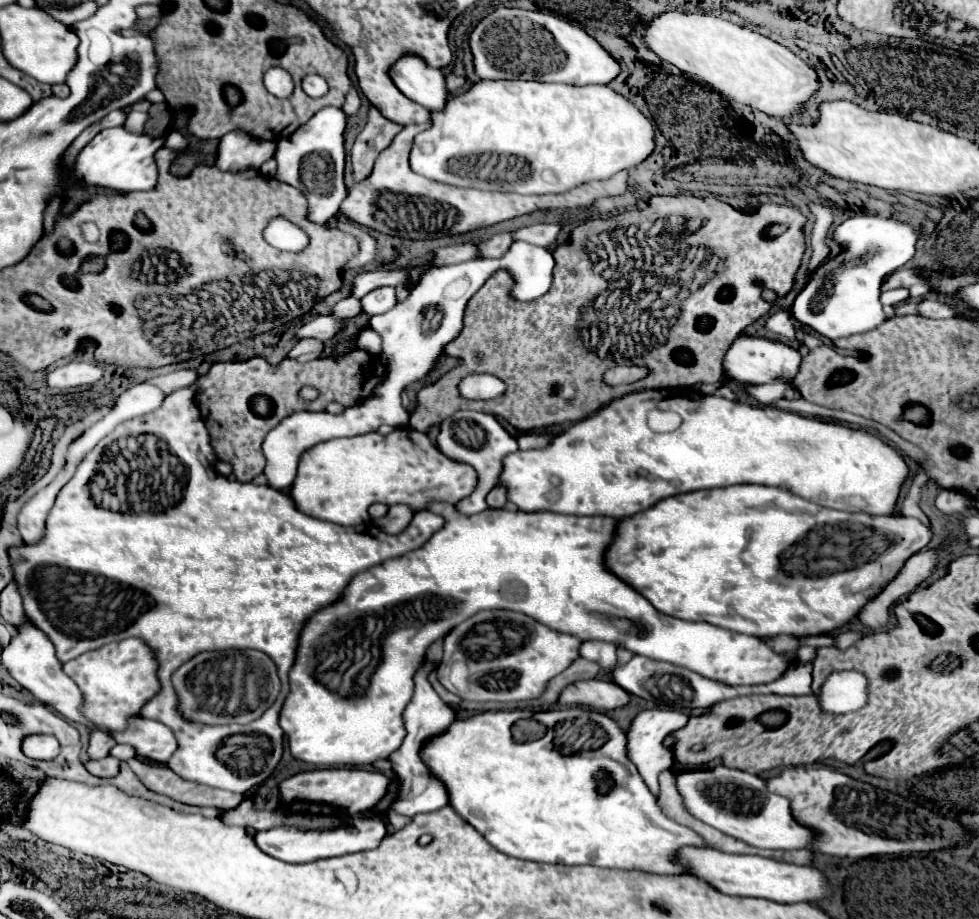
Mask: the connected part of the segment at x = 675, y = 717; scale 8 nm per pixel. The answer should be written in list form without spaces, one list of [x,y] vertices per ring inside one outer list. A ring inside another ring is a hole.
[[[655,707],[655,709],[648,709],[648,711],[638,713],[636,719],[632,721],[630,731],[626,733],[626,735],[628,735],[628,757],[630,757],[630,761],[636,763],[640,775],[644,777],[646,785],[650,787],[650,791],[652,791],[654,795],[660,793],[660,785],[658,785],[658,775],[660,775],[660,771],[670,769],[672,763],[674,763],[672,751],[664,747],[664,739],[666,739],[672,731],[684,727],[686,721],[688,721],[688,717],[686,717],[684,713],[680,713],[680,711],[672,711],[672,709],[668,709],[668,707]]]

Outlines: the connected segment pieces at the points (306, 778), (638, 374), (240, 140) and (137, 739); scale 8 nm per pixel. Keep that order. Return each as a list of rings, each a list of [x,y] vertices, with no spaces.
[[[314,769],[302,771],[282,781],[282,803],[296,803],[296,801],[310,801],[310,803],[326,803],[340,807],[354,813],[364,813],[372,809],[386,793],[388,777],[380,771],[366,771],[366,769]]]
[[[614,367],[610,371],[606,371],[604,375],[604,381],[608,385],[622,385],[622,383],[634,383],[638,379],[642,379],[646,375],[646,369],[644,367]]]
[[[236,129],[220,137],[214,165],[220,171],[260,169],[260,165],[266,163],[274,151],[276,141],[264,141],[242,129]]]
[[[140,715],[128,719],[128,727],[124,731],[112,733],[110,737],[114,737],[116,743],[132,745],[138,755],[162,765],[166,765],[172,753],[178,749],[176,737],[170,727]]]

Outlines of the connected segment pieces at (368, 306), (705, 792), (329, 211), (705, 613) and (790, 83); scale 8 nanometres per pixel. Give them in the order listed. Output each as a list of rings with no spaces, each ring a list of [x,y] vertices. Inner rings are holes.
[[[378,287],[368,295],[364,295],[360,301],[362,301],[362,313],[372,317],[392,309],[396,305],[396,293],[394,287]]]
[[[718,765],[714,769],[698,769],[698,771],[684,771],[678,775],[678,793],[682,795],[684,801],[684,809],[700,819],[706,825],[712,825],[716,829],[720,829],[722,833],[740,839],[748,845],[754,847],[762,847],[762,849],[810,849],[808,843],[812,841],[812,831],[800,823],[796,823],[796,819],[792,817],[792,809],[790,809],[790,801],[782,795],[770,793],[766,789],[766,781],[758,775],[752,775],[748,771],[740,771],[740,769],[730,769],[726,765]]]
[[[324,107],[320,109],[308,123],[296,129],[288,139],[280,139],[276,159],[276,179],[304,189],[308,211],[306,219],[316,225],[326,225],[338,211],[342,199],[346,197],[344,185],[344,163],[346,163],[346,149],[344,149],[344,129],[346,129],[346,113],[338,107]]]
[[[732,485],[732,487],[724,487],[724,489],[702,489],[702,491],[690,491],[690,493],[680,493],[680,495],[674,495],[674,497],[666,497],[666,499],[662,499],[662,501],[658,501],[654,507],[648,507],[648,509],[644,509],[644,511],[640,511],[640,513],[636,513],[636,515],[632,515],[632,517],[620,517],[618,521],[616,521],[616,531],[614,531],[614,537],[612,537],[612,543],[606,547],[606,553],[604,553],[604,565],[606,565],[606,569],[610,571],[610,573],[614,573],[616,577],[620,577],[624,583],[628,583],[630,587],[634,587],[640,595],[644,595],[658,611],[664,611],[664,615],[670,615],[670,617],[678,617],[678,619],[684,619],[684,621],[704,621],[713,625],[718,625],[718,627],[724,627],[724,629],[732,629],[732,631],[736,631],[736,633],[744,633],[744,635],[754,635],[754,637],[774,637],[774,635],[782,635],[782,633],[786,633],[786,635],[792,635],[792,637],[804,637],[804,635],[818,635],[818,633],[830,633],[830,631],[834,631],[836,627],[842,627],[846,621],[850,621],[854,615],[858,615],[860,613],[860,609],[878,593],[878,591],[882,591],[882,587],[886,587],[888,585],[888,581],[890,579],[894,579],[896,577],[896,573],[900,571],[900,567],[904,565],[904,561],[910,557],[910,555],[914,555],[918,549],[922,549],[922,547],[918,547],[918,545],[928,545],[930,543],[930,539],[932,539],[932,531],[930,531],[930,527],[928,525],[922,525],[918,519],[904,519],[904,517],[896,517],[896,529],[892,529],[890,527],[890,523],[888,523],[888,517],[874,517],[874,515],[864,515],[864,513],[844,513],[844,511],[834,511],[834,509],[828,509],[828,507],[822,507],[822,505],[816,505],[816,503],[810,503],[810,501],[806,501],[806,499],[802,499],[802,497],[798,497],[798,495],[794,495],[794,493],[790,493],[790,491],[786,491],[786,489],[778,489],[778,487],[762,487],[762,485]]]
[[[660,13],[646,25],[644,41],[648,49],[680,71],[698,77],[712,89],[728,95],[732,101],[772,117],[798,113],[798,109],[818,89],[816,71],[790,49],[712,13]]]

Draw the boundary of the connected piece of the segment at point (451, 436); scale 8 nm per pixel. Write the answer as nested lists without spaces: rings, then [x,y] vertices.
[[[456,411],[452,417],[448,417],[448,419],[444,419],[440,423],[440,433],[436,437],[436,445],[450,459],[470,463],[478,471],[478,487],[470,497],[462,499],[456,505],[458,511],[464,513],[464,515],[474,515],[474,513],[480,513],[480,511],[488,509],[484,499],[486,499],[488,491],[496,485],[496,477],[498,477],[500,469],[502,469],[504,455],[518,449],[516,439],[496,421],[494,415],[476,413],[476,411]]]

